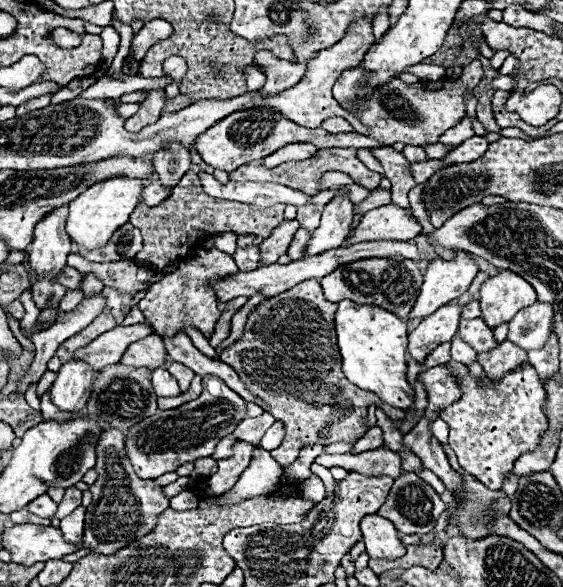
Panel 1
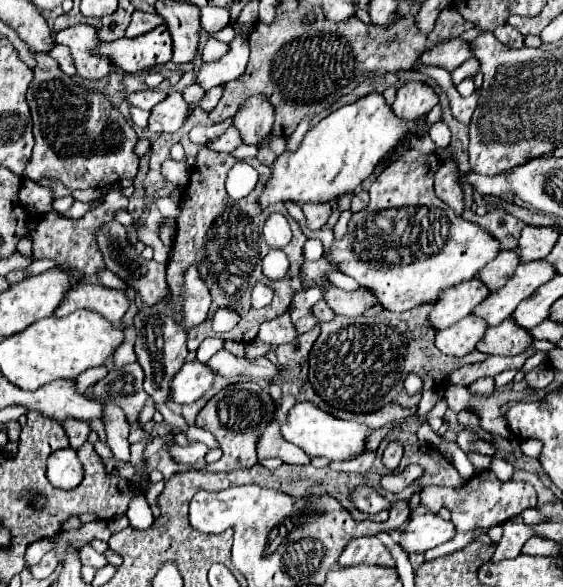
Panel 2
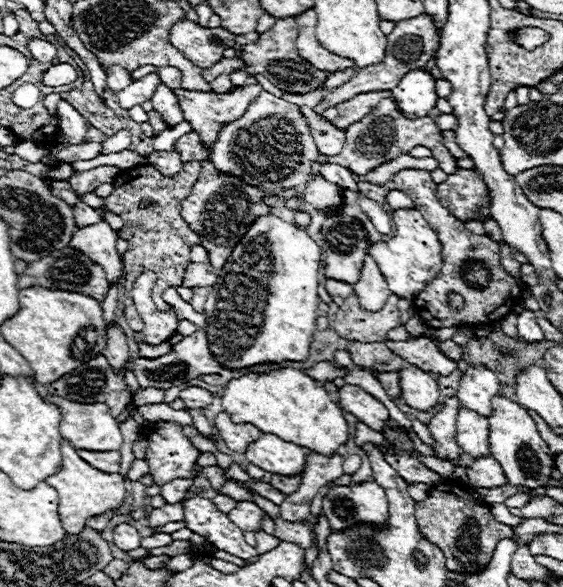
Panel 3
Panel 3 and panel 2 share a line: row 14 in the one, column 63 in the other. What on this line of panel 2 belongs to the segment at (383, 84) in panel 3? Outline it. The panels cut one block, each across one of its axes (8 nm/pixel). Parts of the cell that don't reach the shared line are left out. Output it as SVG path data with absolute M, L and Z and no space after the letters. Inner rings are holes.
M62 420L60 424L62 424L62 428L66 430L66 434L70 438L70 446L74 450L78 450L88 438L88 432L90 432L88 422L84 422L84 420Z

